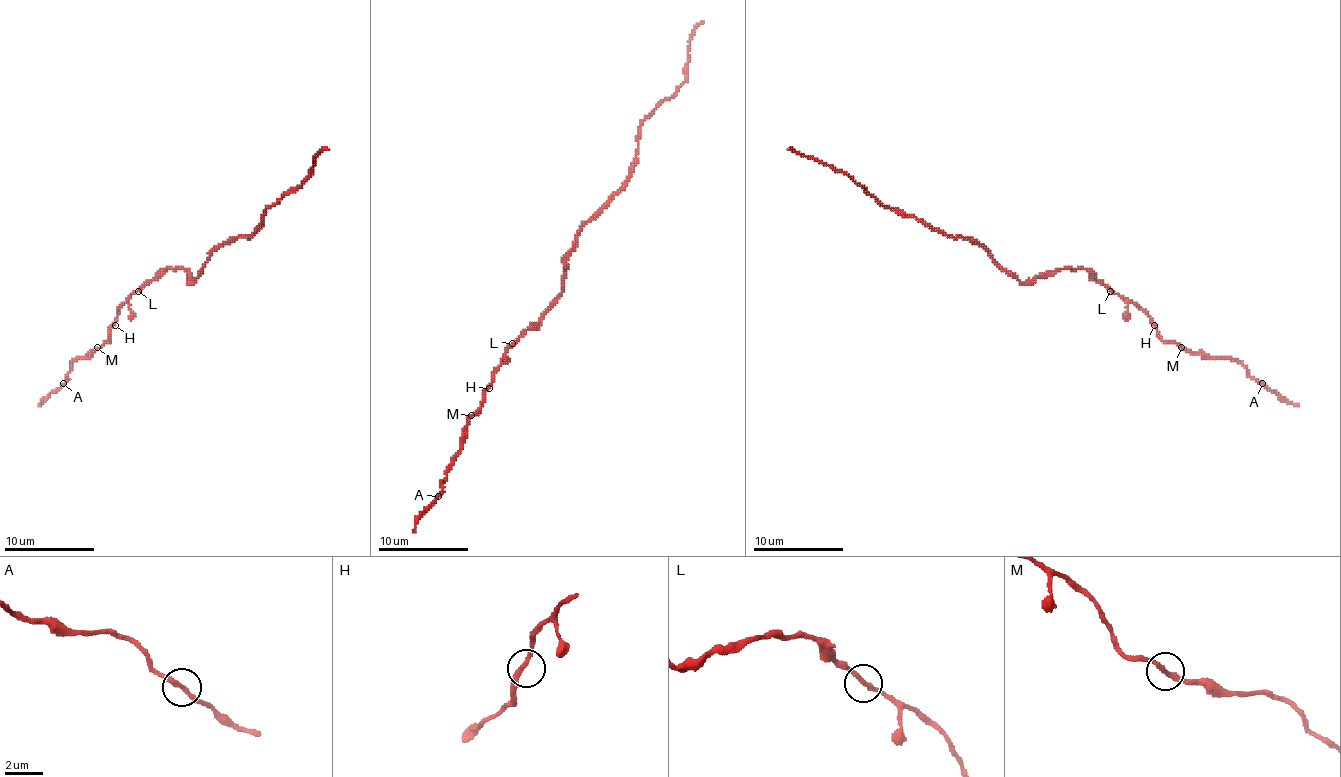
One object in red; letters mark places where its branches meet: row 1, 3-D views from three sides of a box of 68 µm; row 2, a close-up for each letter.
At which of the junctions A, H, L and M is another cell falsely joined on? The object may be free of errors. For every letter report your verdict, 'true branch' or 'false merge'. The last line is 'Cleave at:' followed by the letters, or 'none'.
A: true branch
H: true branch
L: false merge
M: true branch
Cleave at: L

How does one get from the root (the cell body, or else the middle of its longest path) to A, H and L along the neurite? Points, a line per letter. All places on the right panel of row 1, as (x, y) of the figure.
A: (1049, 271), (1087, 269), (1132, 300), (1163, 341), (1211, 356), (1231, 356), (1262, 383)
H: (1049, 271), (1087, 269), (1116, 293), (1132, 300), (1154, 325)
L: (1049, 271), (1085, 269), (1109, 291)

